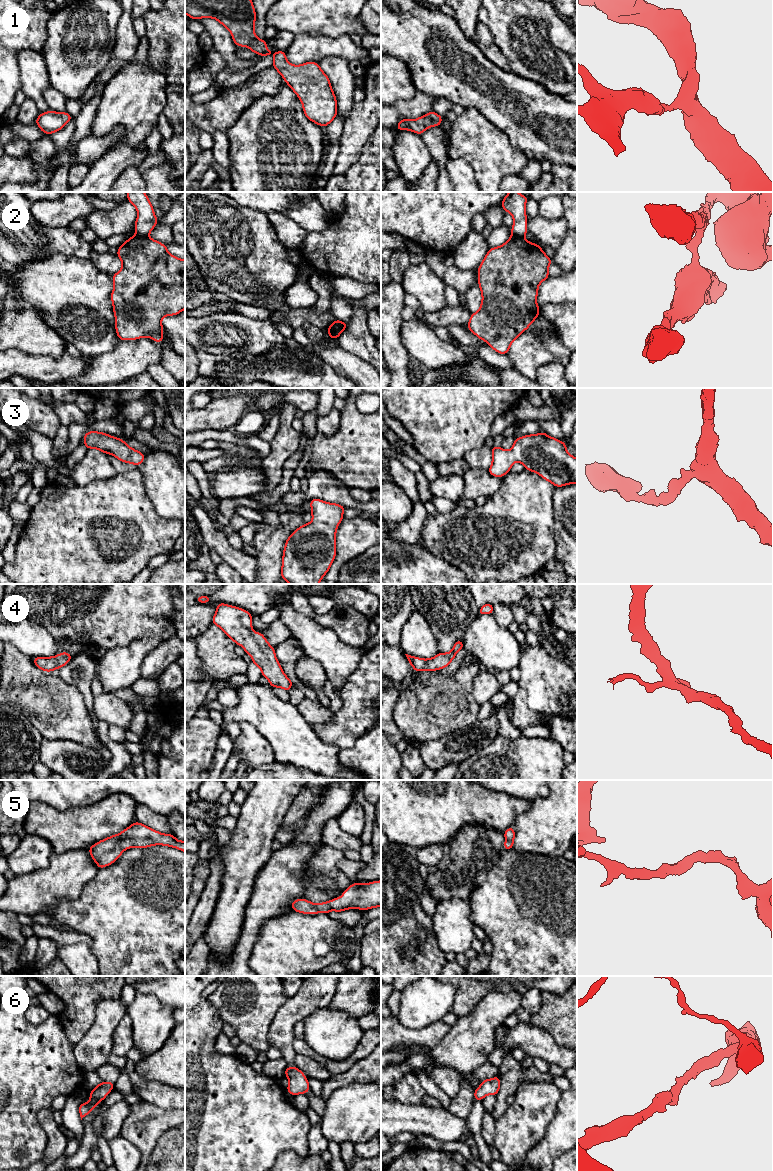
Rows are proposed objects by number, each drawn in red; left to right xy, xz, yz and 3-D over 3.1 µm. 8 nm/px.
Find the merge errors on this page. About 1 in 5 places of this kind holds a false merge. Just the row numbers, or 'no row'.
2

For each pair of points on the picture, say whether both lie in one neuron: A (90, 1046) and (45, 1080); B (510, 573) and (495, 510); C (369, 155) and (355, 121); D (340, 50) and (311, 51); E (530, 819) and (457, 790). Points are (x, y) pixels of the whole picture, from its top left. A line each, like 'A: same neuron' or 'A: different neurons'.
A: different neurons
B: same neuron
C: different neurons
D: same neuron
E: different neurons

